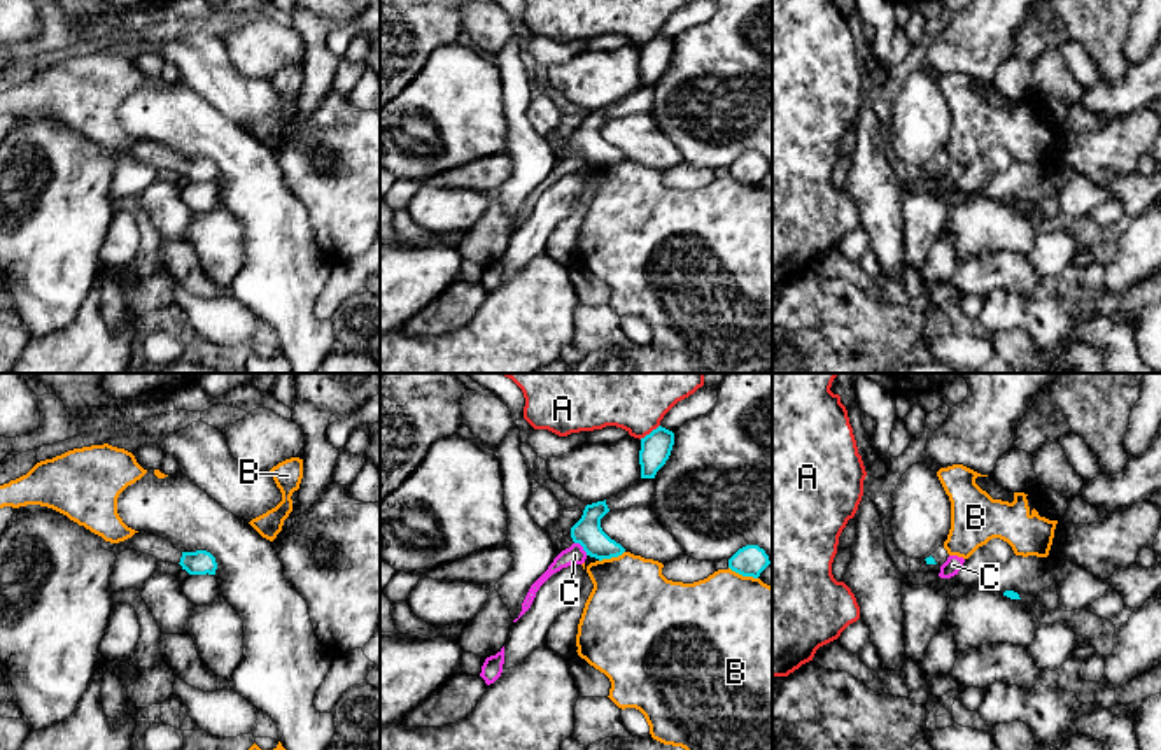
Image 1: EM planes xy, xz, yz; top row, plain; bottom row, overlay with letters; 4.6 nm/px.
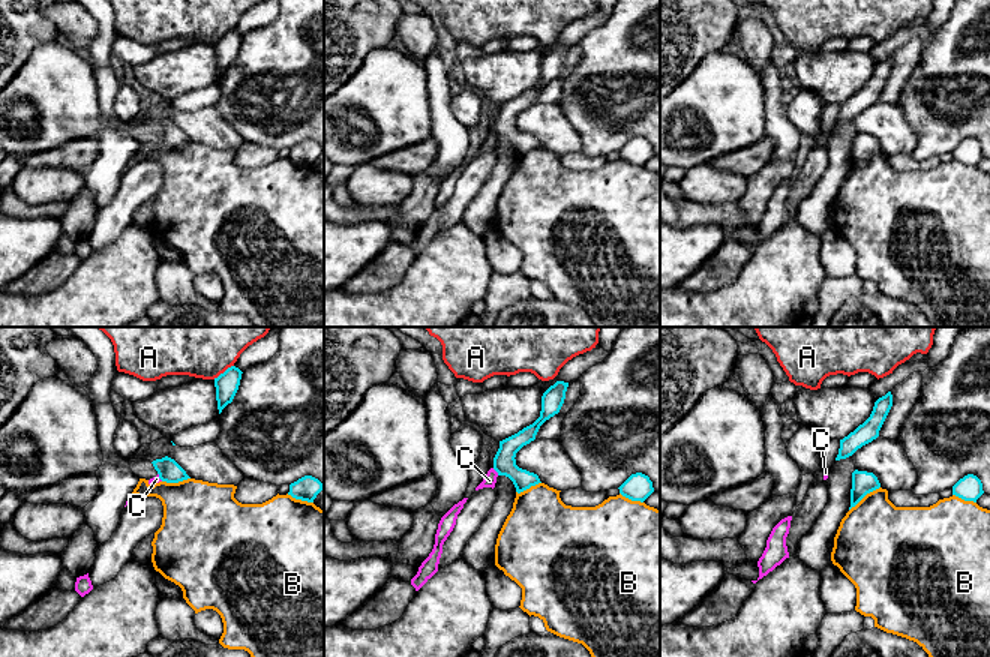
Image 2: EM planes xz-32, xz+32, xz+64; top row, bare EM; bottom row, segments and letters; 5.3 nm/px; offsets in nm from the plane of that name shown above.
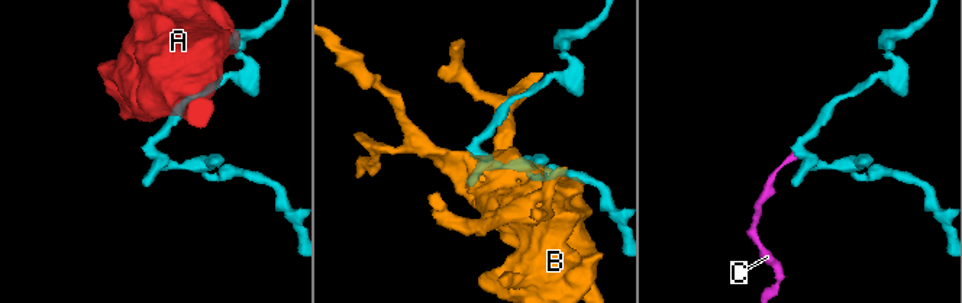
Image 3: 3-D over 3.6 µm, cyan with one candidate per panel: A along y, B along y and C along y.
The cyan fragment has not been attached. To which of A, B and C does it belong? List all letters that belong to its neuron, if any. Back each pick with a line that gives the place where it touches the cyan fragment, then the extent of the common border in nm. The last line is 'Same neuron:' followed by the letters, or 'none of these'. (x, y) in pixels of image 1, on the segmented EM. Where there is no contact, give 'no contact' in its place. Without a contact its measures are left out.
Same neuron: none of these

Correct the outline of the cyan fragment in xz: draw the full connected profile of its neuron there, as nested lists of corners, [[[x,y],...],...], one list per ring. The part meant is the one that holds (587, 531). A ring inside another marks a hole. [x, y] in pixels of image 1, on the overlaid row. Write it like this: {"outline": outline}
{"outline": [[[606,499],[587,505],[581,519],[571,527],[571,533],[564,536],[562,548],[569,548],[573,543],[580,543],[587,555],[599,561],[618,557],[625,548],[611,540],[601,527],[601,519],[609,512]]]}

